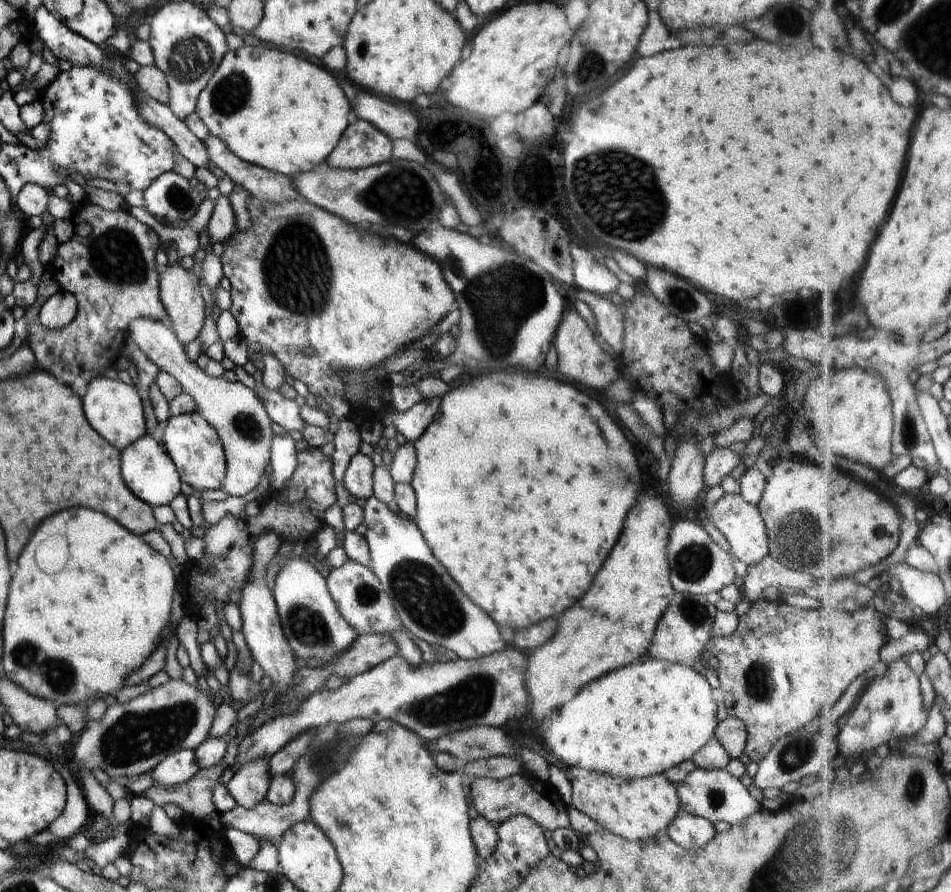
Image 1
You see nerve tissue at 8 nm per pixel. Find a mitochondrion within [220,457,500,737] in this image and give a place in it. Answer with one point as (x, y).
(426, 598)

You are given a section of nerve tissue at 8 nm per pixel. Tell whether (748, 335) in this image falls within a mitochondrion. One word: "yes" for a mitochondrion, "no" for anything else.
no

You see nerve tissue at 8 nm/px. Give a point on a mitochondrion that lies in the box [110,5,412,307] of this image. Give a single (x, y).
(188, 60)

